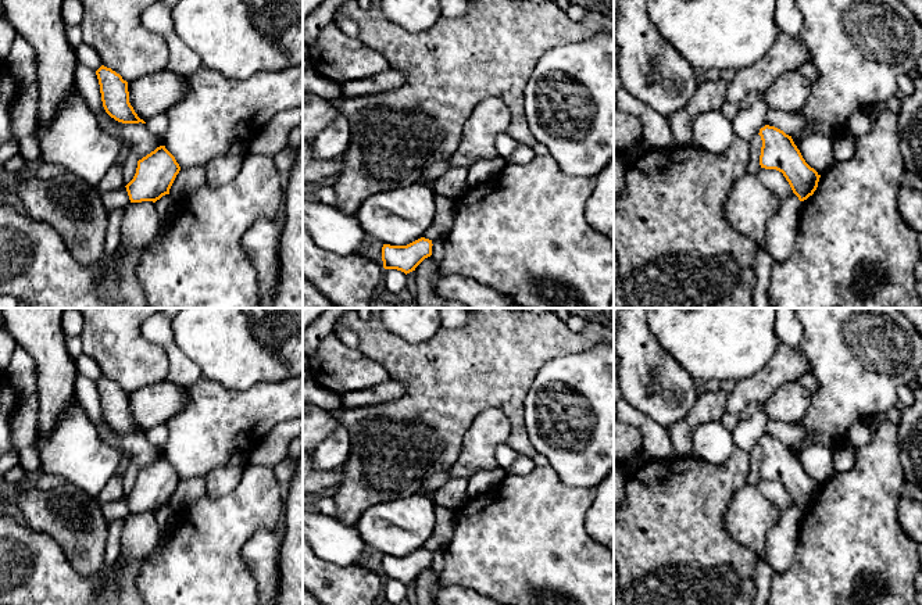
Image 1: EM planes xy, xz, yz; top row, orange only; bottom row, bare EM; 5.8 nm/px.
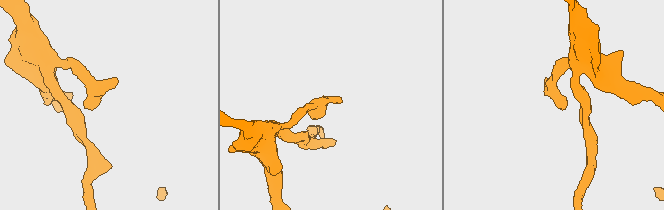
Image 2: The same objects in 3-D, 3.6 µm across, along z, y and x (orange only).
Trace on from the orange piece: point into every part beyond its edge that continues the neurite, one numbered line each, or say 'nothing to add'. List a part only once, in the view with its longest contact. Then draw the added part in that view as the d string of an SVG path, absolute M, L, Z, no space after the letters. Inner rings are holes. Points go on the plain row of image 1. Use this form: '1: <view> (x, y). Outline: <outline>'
nothing to add

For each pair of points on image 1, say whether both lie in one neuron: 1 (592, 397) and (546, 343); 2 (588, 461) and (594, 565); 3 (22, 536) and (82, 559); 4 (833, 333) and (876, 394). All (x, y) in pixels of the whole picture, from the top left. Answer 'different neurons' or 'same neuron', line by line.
1: different neurons
2: different neurons
3: different neurons
4: same neuron

